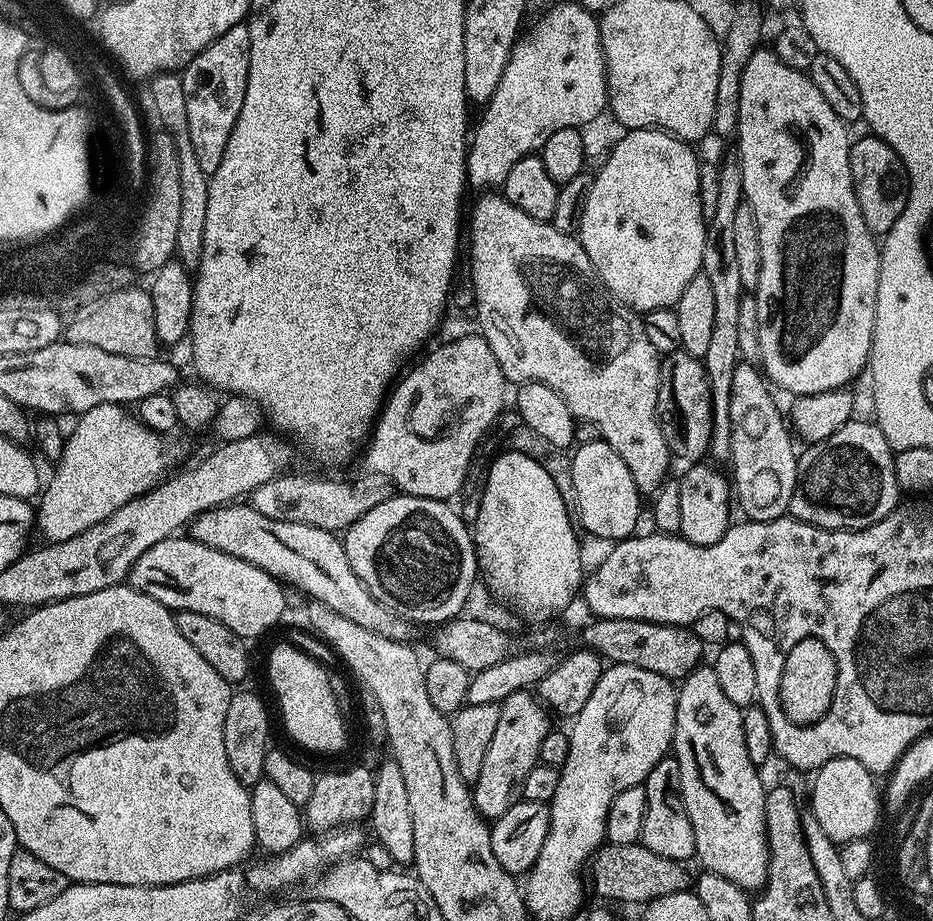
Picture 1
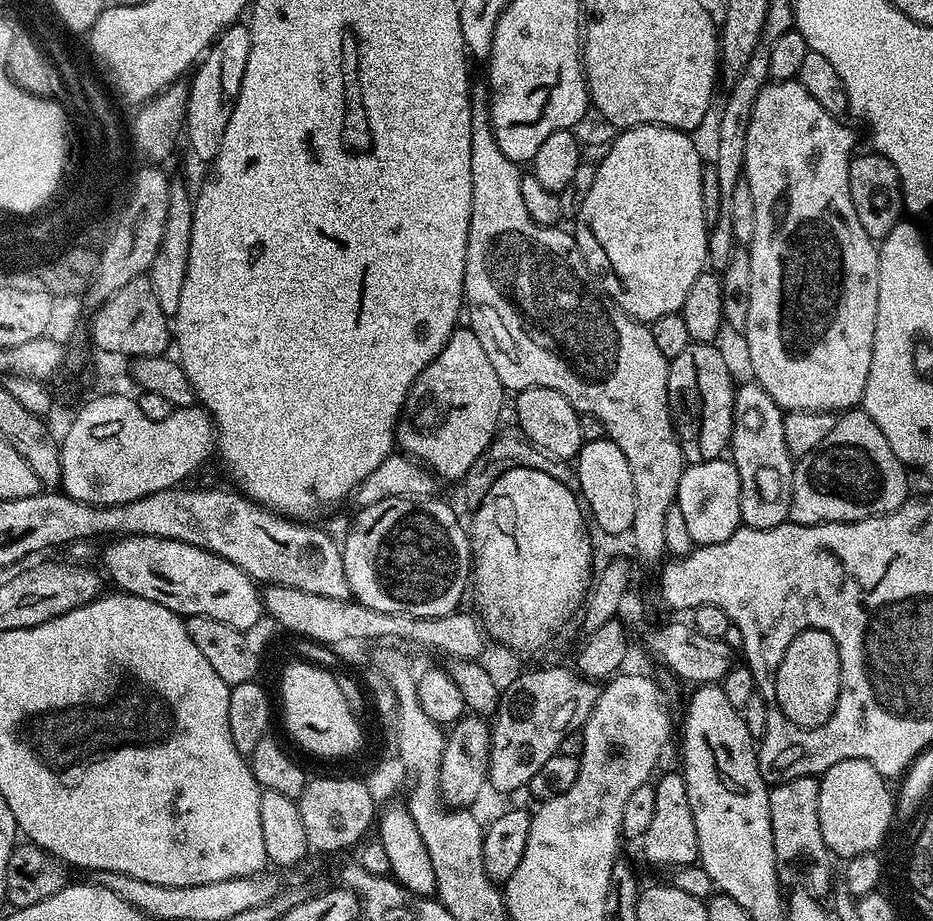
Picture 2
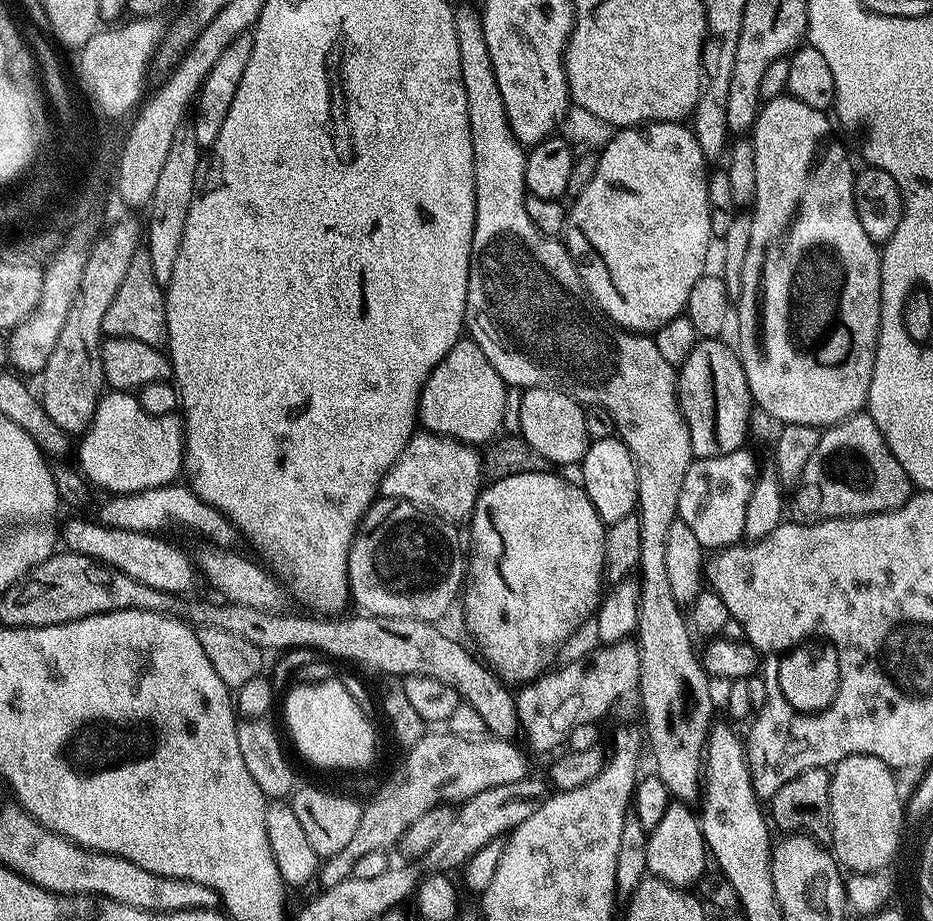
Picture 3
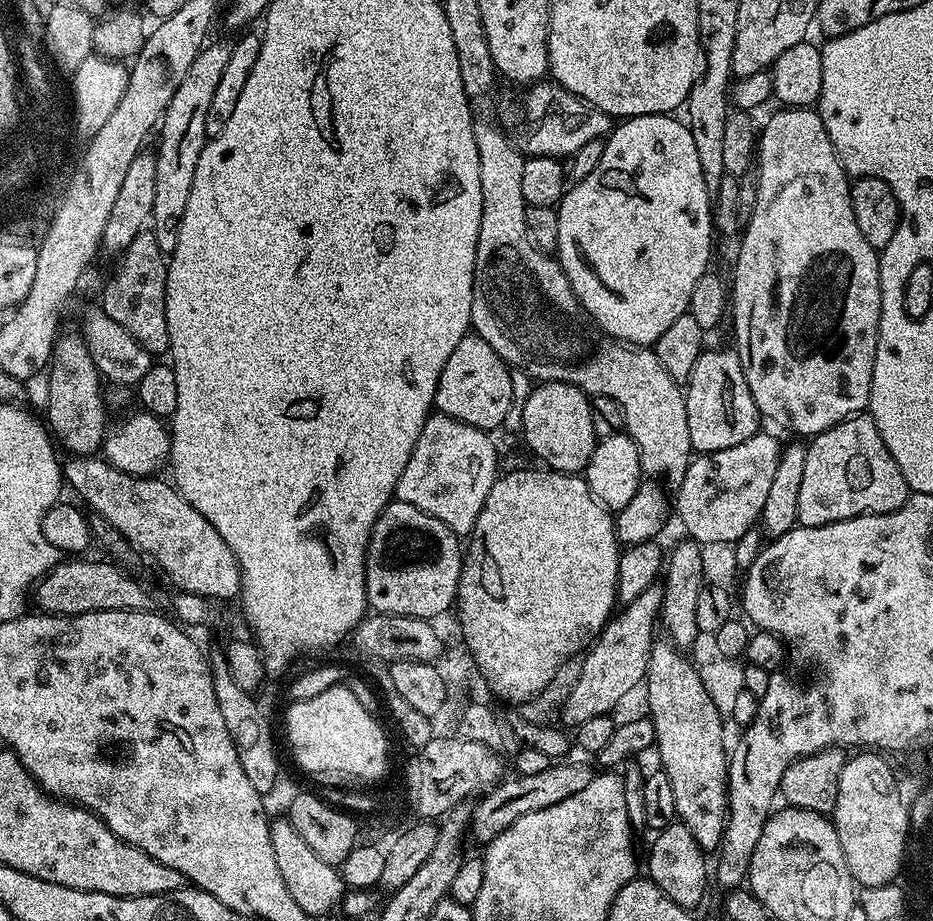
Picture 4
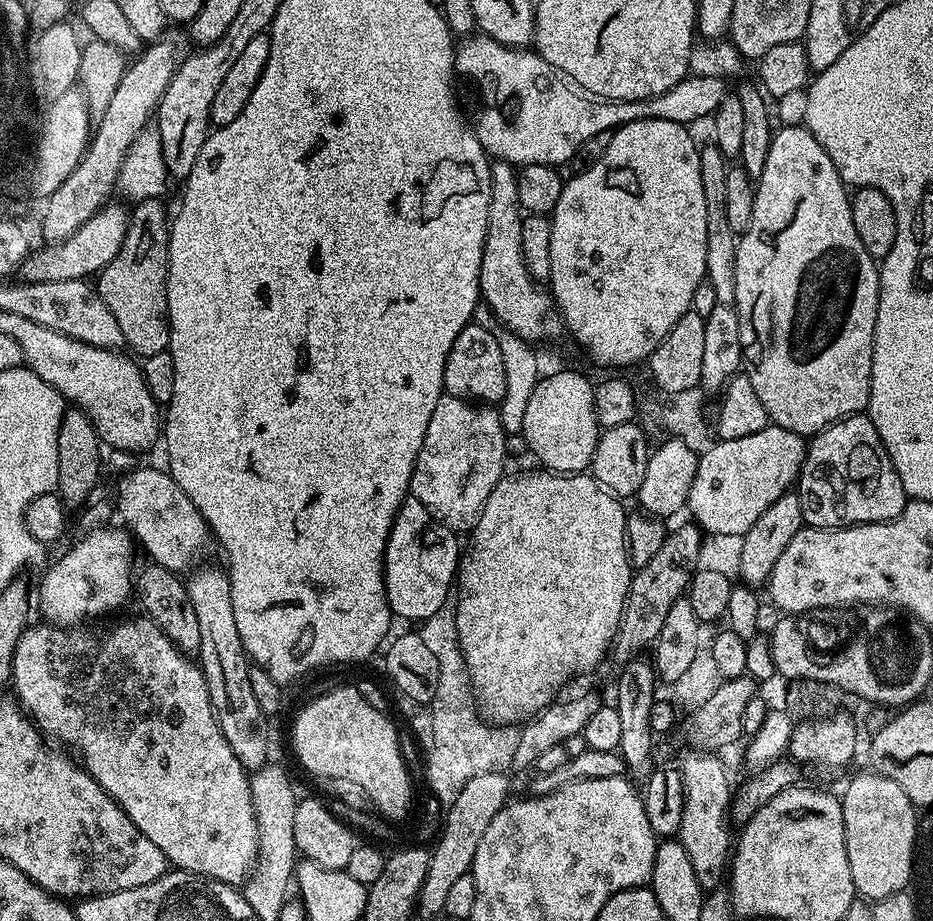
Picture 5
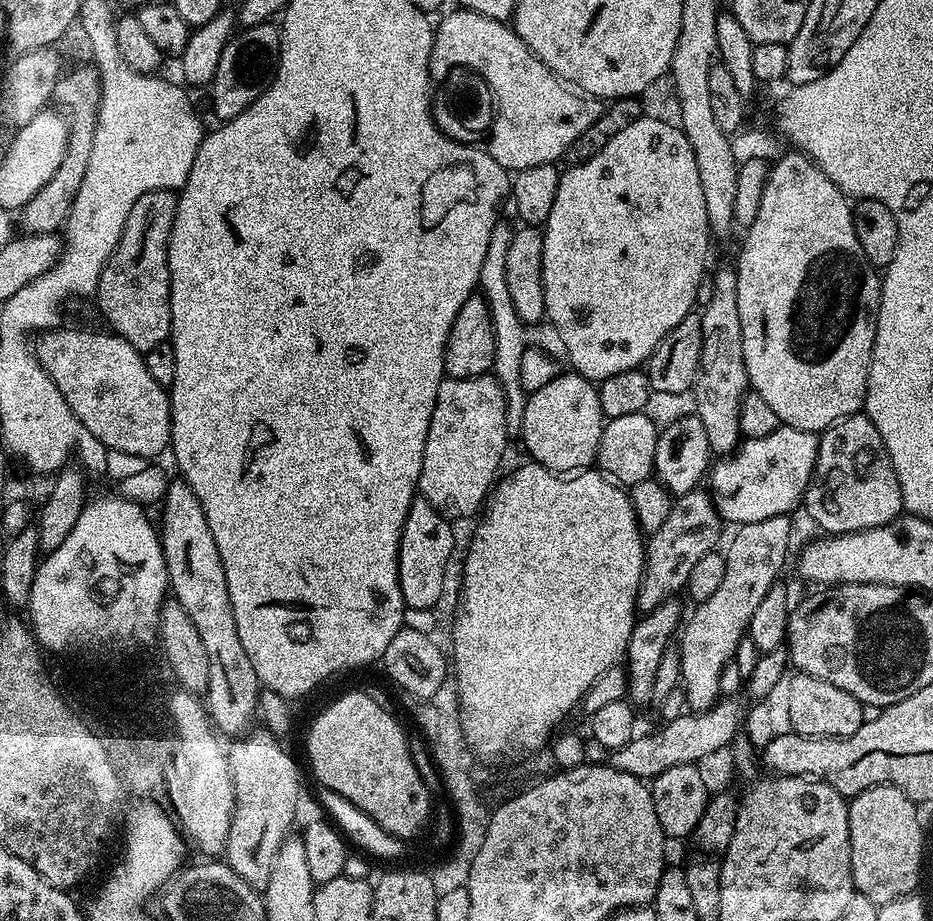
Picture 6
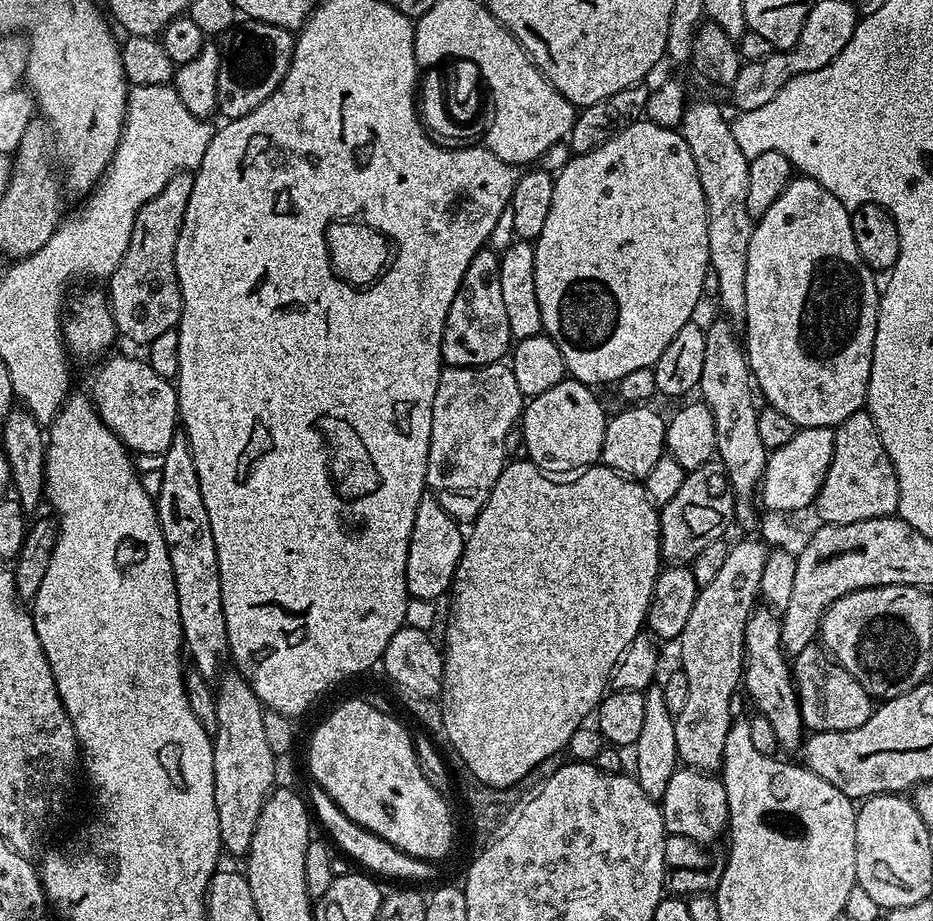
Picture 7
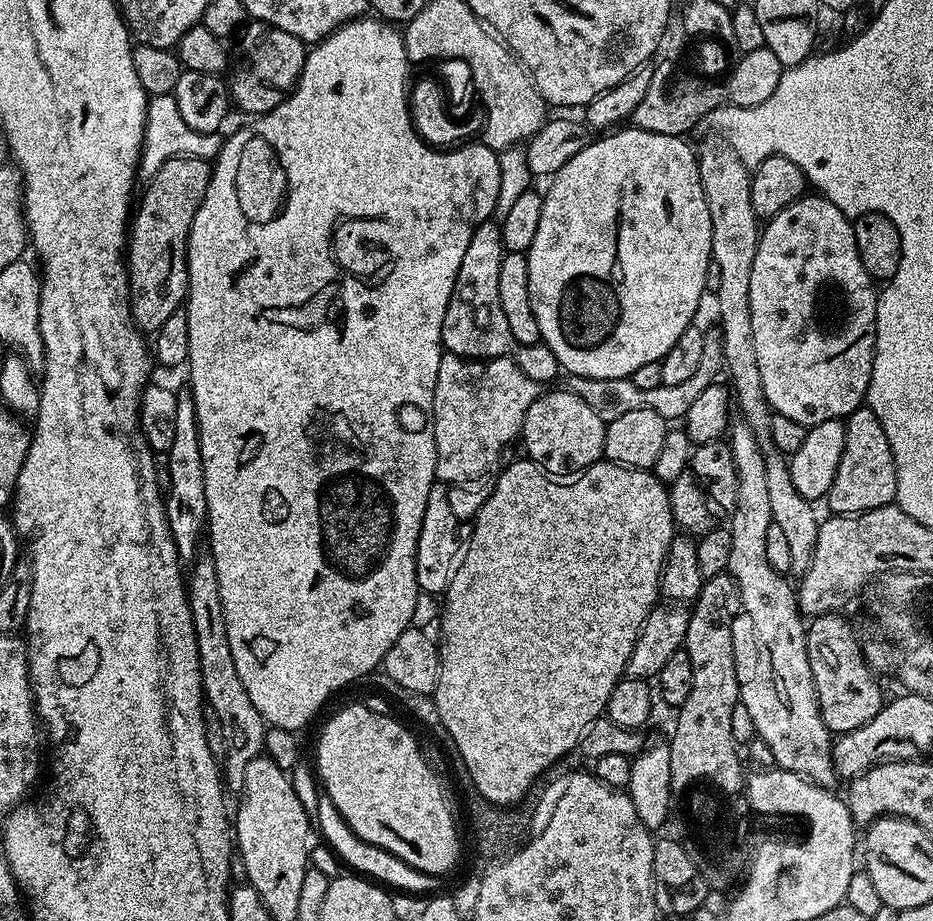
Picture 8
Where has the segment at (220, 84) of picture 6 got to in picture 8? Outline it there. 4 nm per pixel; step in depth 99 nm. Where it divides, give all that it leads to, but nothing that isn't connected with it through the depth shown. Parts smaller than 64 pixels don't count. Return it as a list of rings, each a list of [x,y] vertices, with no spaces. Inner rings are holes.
[[[252,22],[243,29],[244,41],[240,44],[240,53],[235,53],[230,64],[230,100],[249,117],[264,116],[274,110],[300,82],[304,69],[306,45],[304,41],[286,34],[286,30],[273,28],[259,22]]]

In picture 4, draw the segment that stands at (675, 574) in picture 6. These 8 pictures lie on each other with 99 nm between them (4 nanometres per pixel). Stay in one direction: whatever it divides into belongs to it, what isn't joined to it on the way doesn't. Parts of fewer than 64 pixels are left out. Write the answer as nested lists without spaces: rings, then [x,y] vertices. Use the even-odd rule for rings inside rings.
[[[659,583],[651,584],[638,598],[621,607],[620,611],[608,621],[603,631],[597,637],[595,643],[583,653],[584,661],[580,664],[580,673],[576,676],[576,681],[572,684],[572,689],[568,692],[568,697],[564,700],[564,705],[559,705],[558,718],[561,725],[569,724],[575,726],[586,722],[586,718],[598,718],[599,716],[611,713],[612,708],[622,699],[624,699],[640,682],[645,679],[649,664],[650,650],[656,641],[654,628],[658,626],[664,589]]]

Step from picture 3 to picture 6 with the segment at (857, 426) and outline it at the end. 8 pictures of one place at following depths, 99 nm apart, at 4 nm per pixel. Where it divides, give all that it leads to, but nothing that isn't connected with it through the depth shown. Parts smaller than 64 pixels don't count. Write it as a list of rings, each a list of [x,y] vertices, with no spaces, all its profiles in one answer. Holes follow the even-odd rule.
[[[857,414],[855,416],[848,416],[845,420],[839,420],[836,424],[830,425],[829,428],[825,428],[820,436],[820,445],[818,446],[818,454],[816,455],[816,471],[814,473],[814,479],[804,491],[804,498],[802,501],[803,511],[808,511],[809,518],[824,531],[821,533],[839,534],[842,532],[865,532],[868,528],[880,528],[901,515],[903,507],[904,503],[902,502],[902,490],[900,489],[900,483],[898,482],[898,474],[894,470],[894,466],[890,462],[890,454],[882,442],[882,434],[878,434],[874,422],[870,422],[868,415]]]

